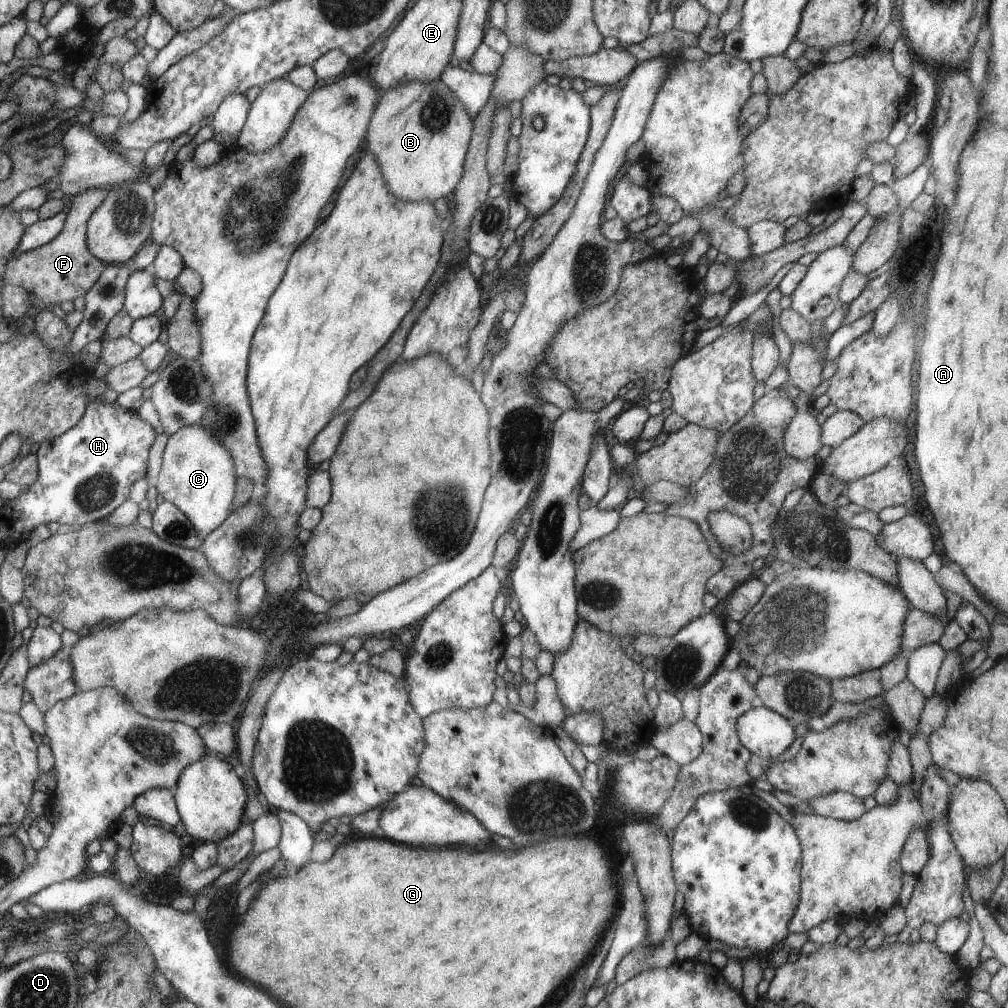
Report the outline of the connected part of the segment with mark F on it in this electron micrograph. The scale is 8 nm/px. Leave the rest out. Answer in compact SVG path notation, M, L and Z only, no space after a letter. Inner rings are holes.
M88 187L85 191L68 198L65 228L56 239L41 247L18 253L6 266L3 284L11 287L24 287L32 298L38 296L46 303L58 304L66 300L73 301L84 296L95 286L105 272L105 261L98 260L89 251L88 224L94 211L105 202L110 188Z

